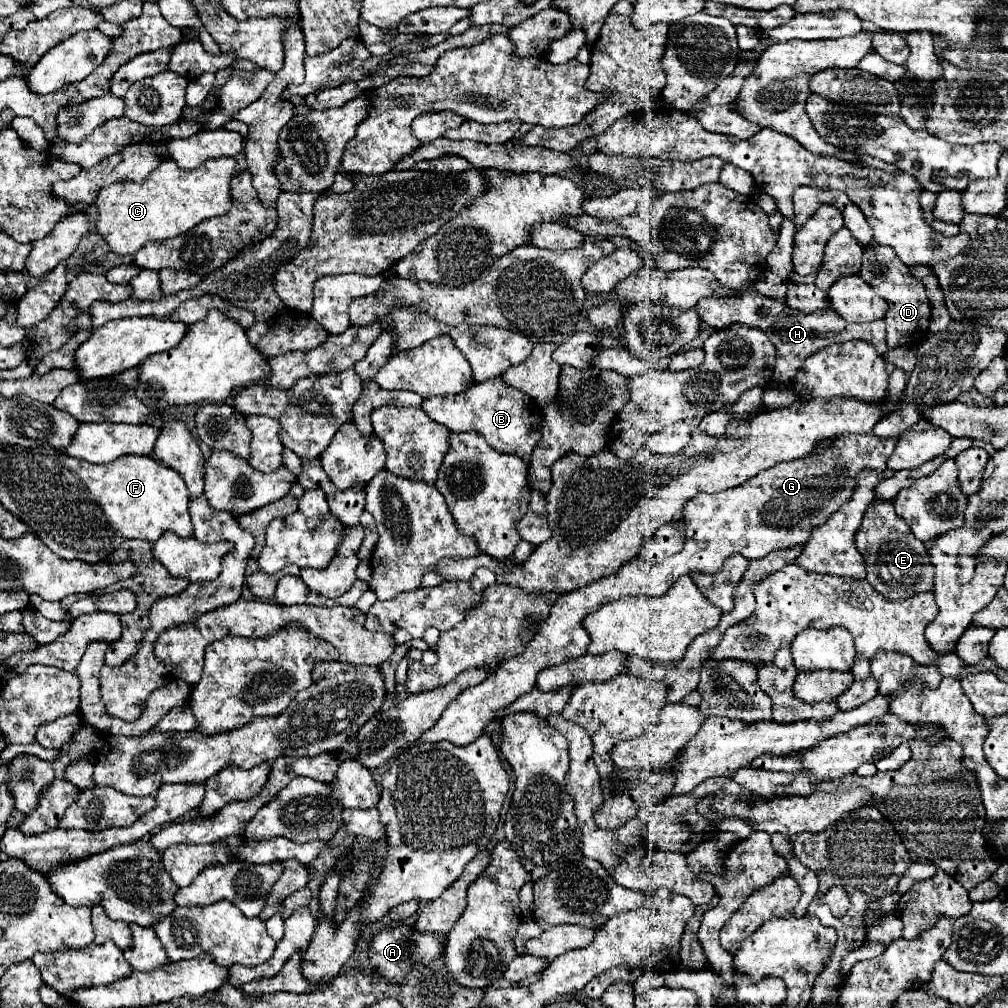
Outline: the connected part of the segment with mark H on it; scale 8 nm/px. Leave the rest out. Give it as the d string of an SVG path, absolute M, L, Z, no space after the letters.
M752 292L752 296L744 296L744 300L700 300L696 306L700 312L700 318L714 330L726 330L736 324L746 324L752 328L760 328L768 334L770 342L776 348L776 364L774 364L774 382L790 382L792 374L800 368L802 360L808 358L808 354L826 348L828 344L848 342L848 340L866 340L870 342L876 352L882 356L886 352L886 340L884 340L884 320L874 320L868 324L848 324L846 320L840 320L832 308L814 312L814 314L802 314L784 302L776 302L772 298L766 298L758 292Z

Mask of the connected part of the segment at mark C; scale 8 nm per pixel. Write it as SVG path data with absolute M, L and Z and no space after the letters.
M216 158L194 170L182 170L176 162L164 160L142 182L120 182L102 188L94 202L98 212L96 234L104 238L114 254L128 256L148 242L176 238L206 218L226 214L232 204L230 180L234 164L234 158Z

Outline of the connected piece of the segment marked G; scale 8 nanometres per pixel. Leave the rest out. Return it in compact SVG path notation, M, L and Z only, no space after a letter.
M874 434L866 436L838 436L832 446L828 446L822 454L810 454L800 460L776 464L760 476L748 480L740 488L728 488L718 494L696 496L684 506L684 524L686 524L686 544L682 552L670 556L658 566L646 568L636 560L630 560L620 568L616 576L608 576L604 580L592 582L576 592L562 594L554 606L550 608L550 616L544 620L540 630L534 634L526 650L514 658L504 660L494 674L490 674L478 686L470 686L464 690L440 716L434 728L426 730L420 736L422 742L452 742L456 746L472 744L484 728L494 720L498 710L508 708L522 694L530 692L536 686L536 676L540 670L574 660L582 656L590 644L582 628L582 620L598 610L600 606L618 600L622 596L662 596L666 590L688 572L716 572L724 560L732 554L742 554L748 560L764 558L772 550L784 550L794 546L804 546L808 542L808 532L816 524L824 524L840 504L846 504L852 498L852 488L856 484L856 476L864 468L872 468L874 472L886 470L886 460L894 452L896 440L880 440Z

